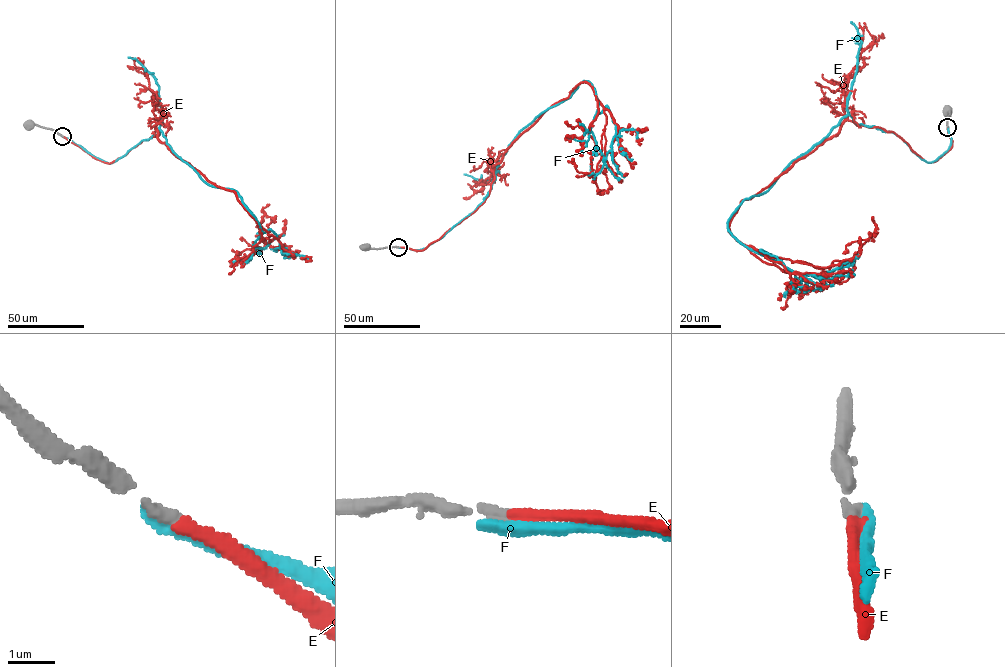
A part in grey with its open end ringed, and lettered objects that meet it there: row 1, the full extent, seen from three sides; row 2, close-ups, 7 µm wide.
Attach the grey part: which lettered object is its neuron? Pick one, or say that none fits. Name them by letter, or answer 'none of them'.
E

